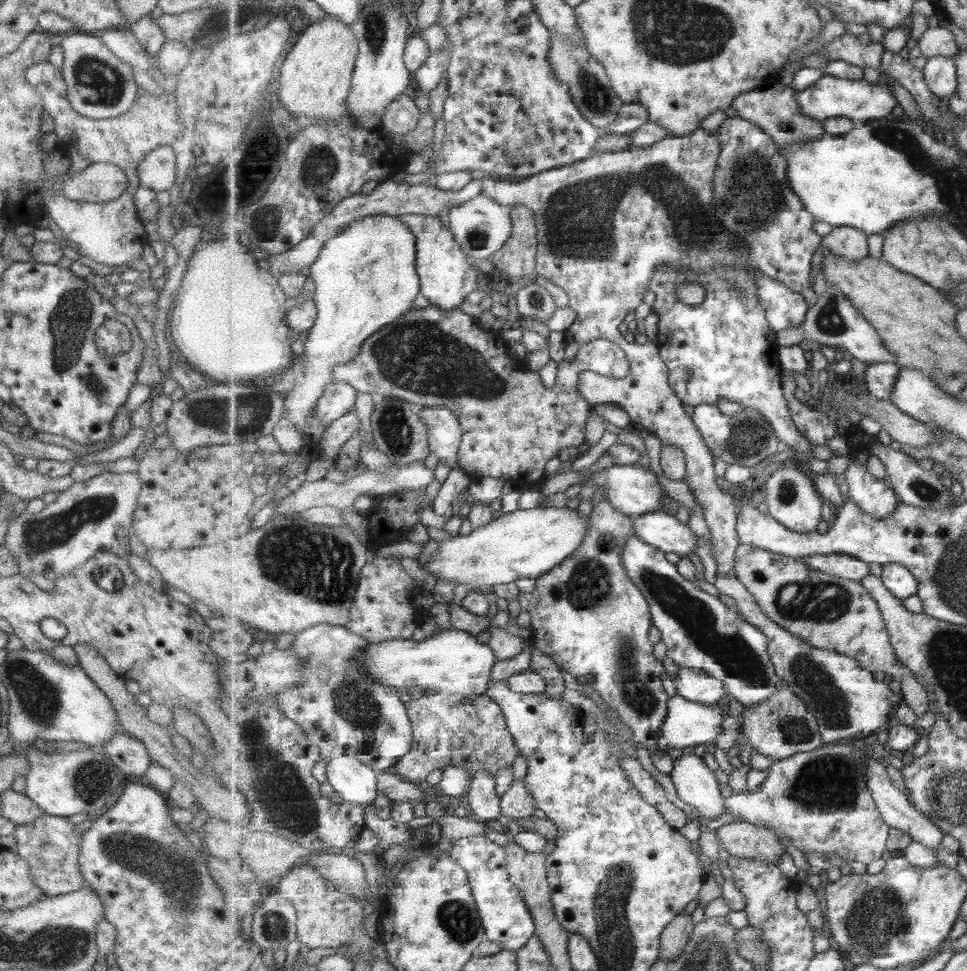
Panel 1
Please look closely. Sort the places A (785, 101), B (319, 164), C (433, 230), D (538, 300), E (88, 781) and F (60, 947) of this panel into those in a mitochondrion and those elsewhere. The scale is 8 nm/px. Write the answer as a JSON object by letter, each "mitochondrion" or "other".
{"A":"other","B":"mitochondrion","C":"other","D":"mitochondrion","E":"mitochondrion","F":"mitochondrion"}

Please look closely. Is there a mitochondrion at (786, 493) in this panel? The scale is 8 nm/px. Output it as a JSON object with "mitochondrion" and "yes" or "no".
{"mitochondrion":"yes"}

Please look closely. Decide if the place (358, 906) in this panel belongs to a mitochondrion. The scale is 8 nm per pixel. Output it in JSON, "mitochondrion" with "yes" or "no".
{"mitochondrion":"no"}

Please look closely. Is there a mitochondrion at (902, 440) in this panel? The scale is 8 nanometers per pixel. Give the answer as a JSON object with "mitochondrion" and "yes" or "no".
{"mitochondrion":"no"}

